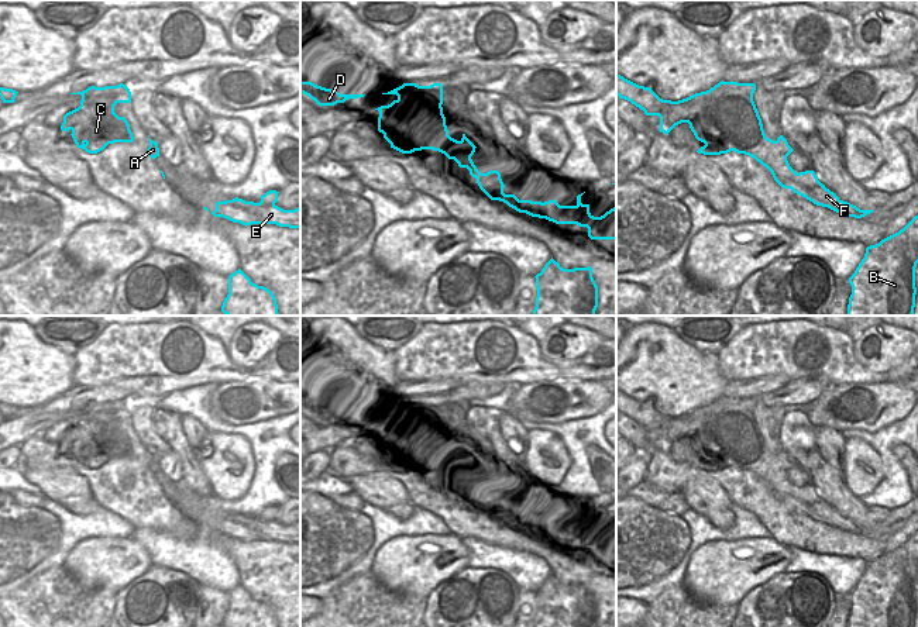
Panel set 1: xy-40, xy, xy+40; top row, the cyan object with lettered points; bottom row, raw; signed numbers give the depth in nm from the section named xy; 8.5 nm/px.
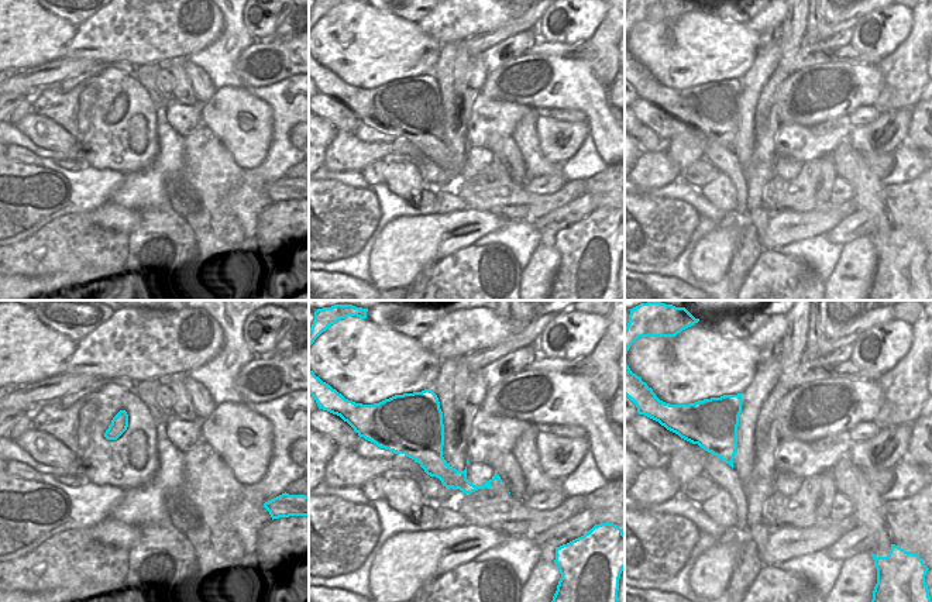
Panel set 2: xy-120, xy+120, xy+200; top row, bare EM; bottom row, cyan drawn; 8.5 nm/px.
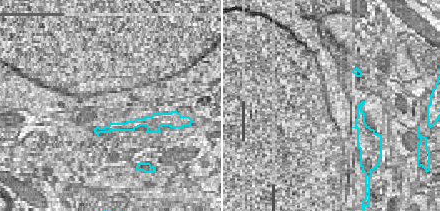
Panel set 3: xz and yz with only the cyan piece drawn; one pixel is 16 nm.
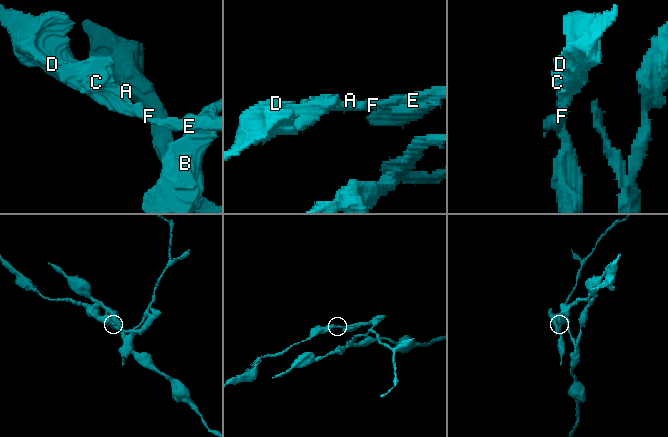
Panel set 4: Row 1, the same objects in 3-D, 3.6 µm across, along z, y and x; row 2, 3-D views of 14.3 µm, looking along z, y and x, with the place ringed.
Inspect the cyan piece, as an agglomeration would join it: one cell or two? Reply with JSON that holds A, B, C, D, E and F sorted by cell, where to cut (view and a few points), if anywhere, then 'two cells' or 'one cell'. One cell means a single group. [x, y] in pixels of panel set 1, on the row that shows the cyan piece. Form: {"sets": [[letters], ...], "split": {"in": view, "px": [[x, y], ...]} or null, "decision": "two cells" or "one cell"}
{"sets": [["A", "C", "D", "F"], ["B", "E"]], "split": {"in": "xy-40", "px": [[226, 202], [222, 216]]}, "decision": "two cells"}

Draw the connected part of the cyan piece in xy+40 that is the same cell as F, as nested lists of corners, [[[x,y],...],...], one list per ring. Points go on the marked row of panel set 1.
[[[616,75],[616,94],[644,111],[646,116],[660,117],[660,132],[668,132],[681,123],[688,123],[695,138],[705,145],[697,152],[704,155],[721,155],[735,151],[754,158],[766,166],[774,180],[784,189],[805,197],[816,206],[828,207],[847,217],[855,217],[856,206],[840,200],[822,185],[814,170],[797,173],[787,156],[794,151],[787,139],[780,135],[776,141],[766,137],[761,118],[753,101],[754,83],[719,82],[706,92],[695,93],[687,99],[671,101],[660,99],[651,87],[639,86],[620,75]]]

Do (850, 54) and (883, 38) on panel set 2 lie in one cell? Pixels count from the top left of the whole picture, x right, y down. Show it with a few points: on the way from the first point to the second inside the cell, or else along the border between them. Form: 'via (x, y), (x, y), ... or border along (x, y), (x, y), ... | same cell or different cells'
border along (849, 44), (870, 58), (880, 59) | different cells

